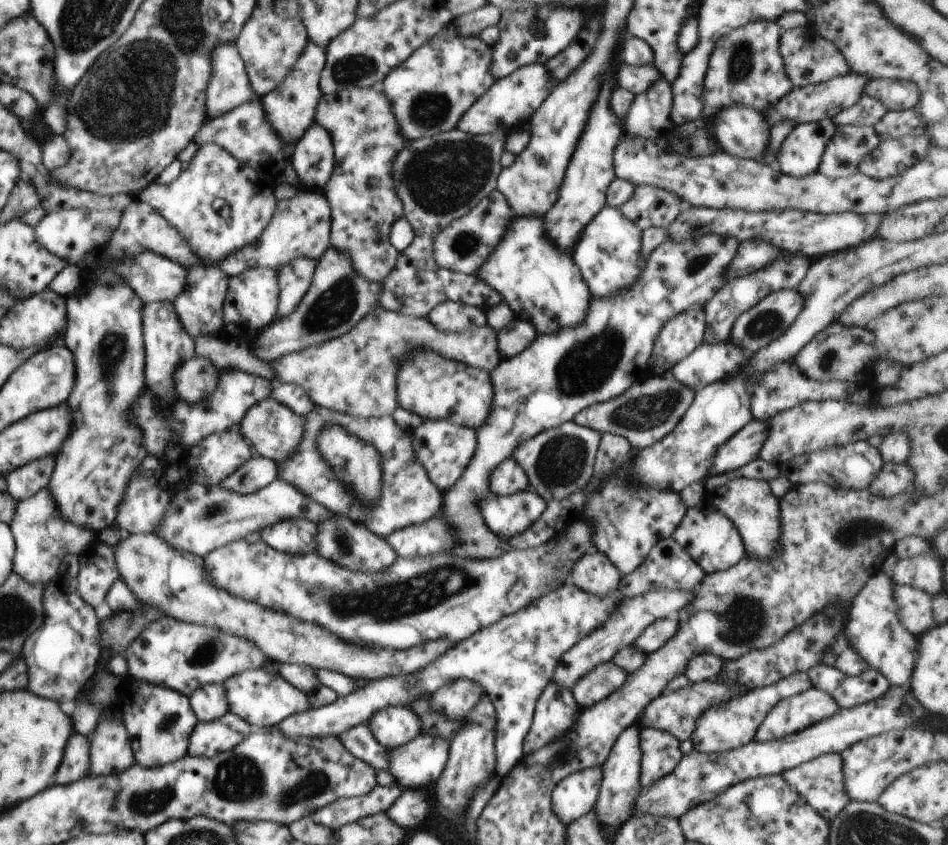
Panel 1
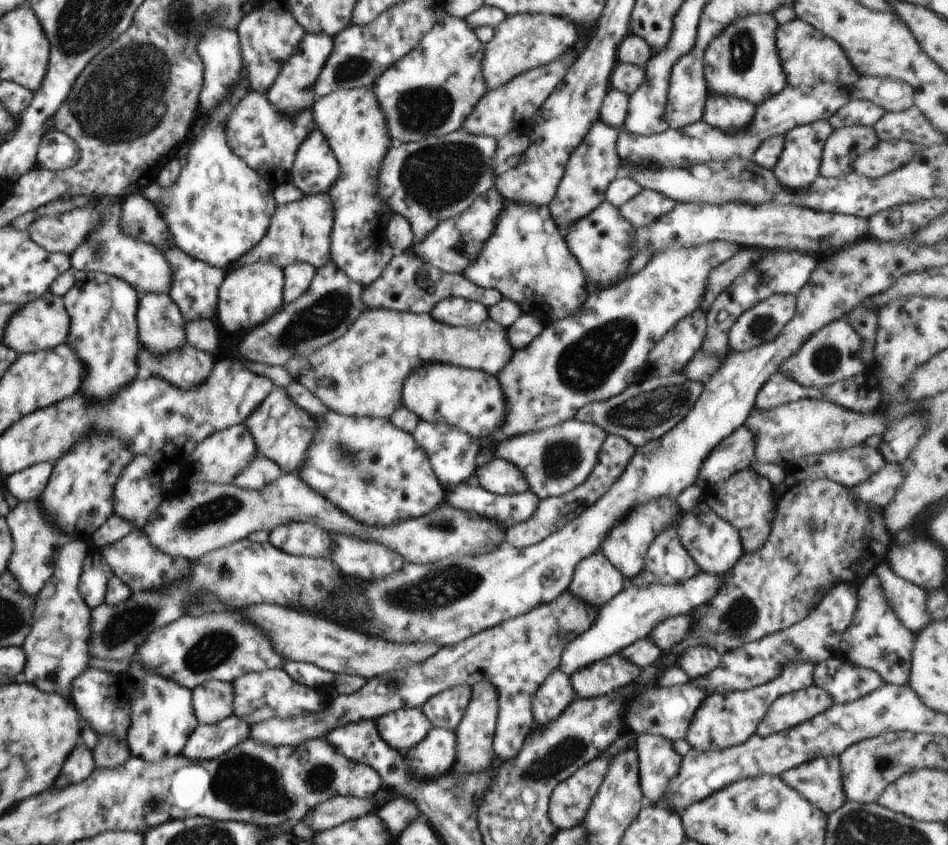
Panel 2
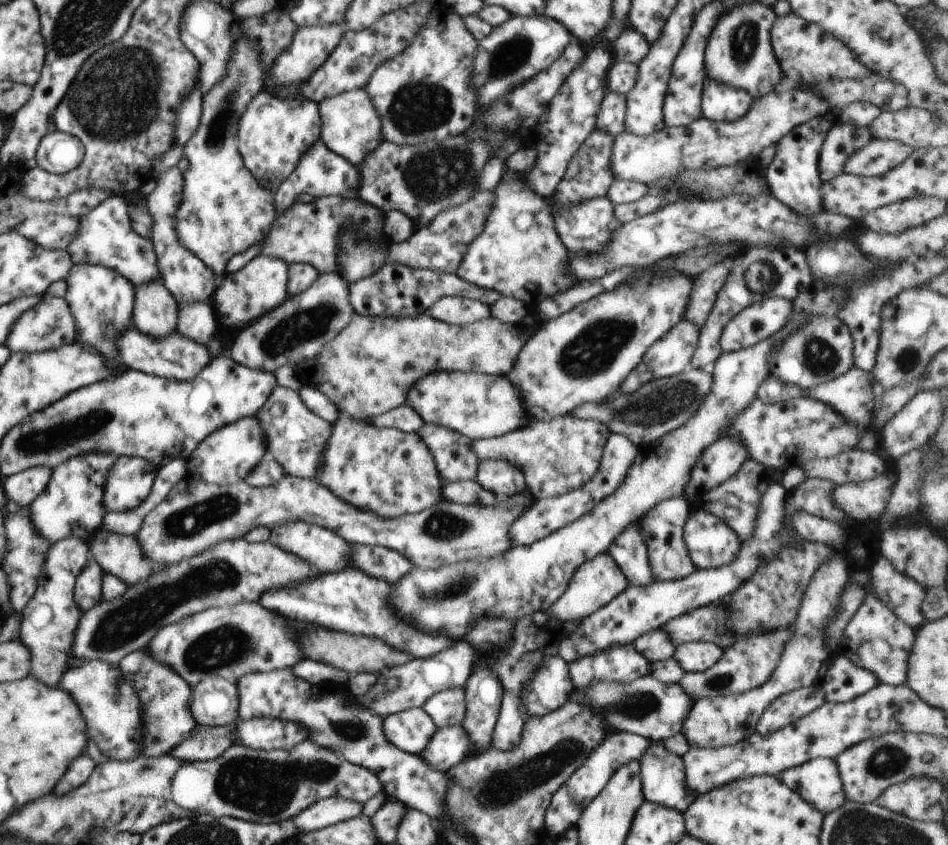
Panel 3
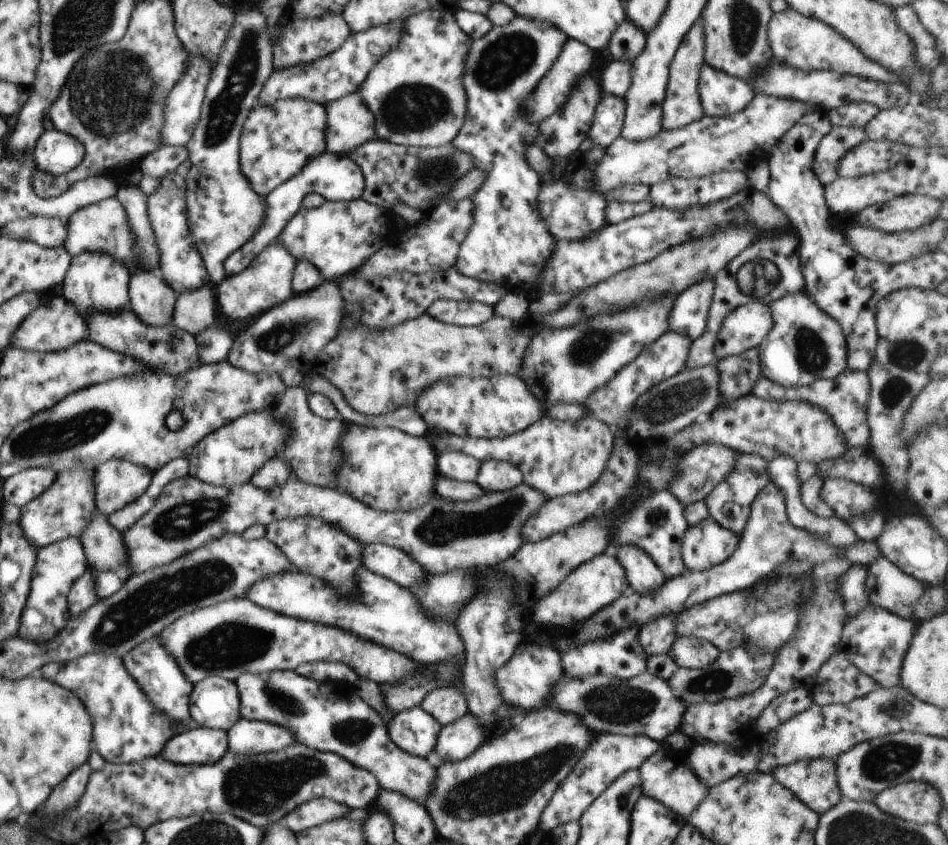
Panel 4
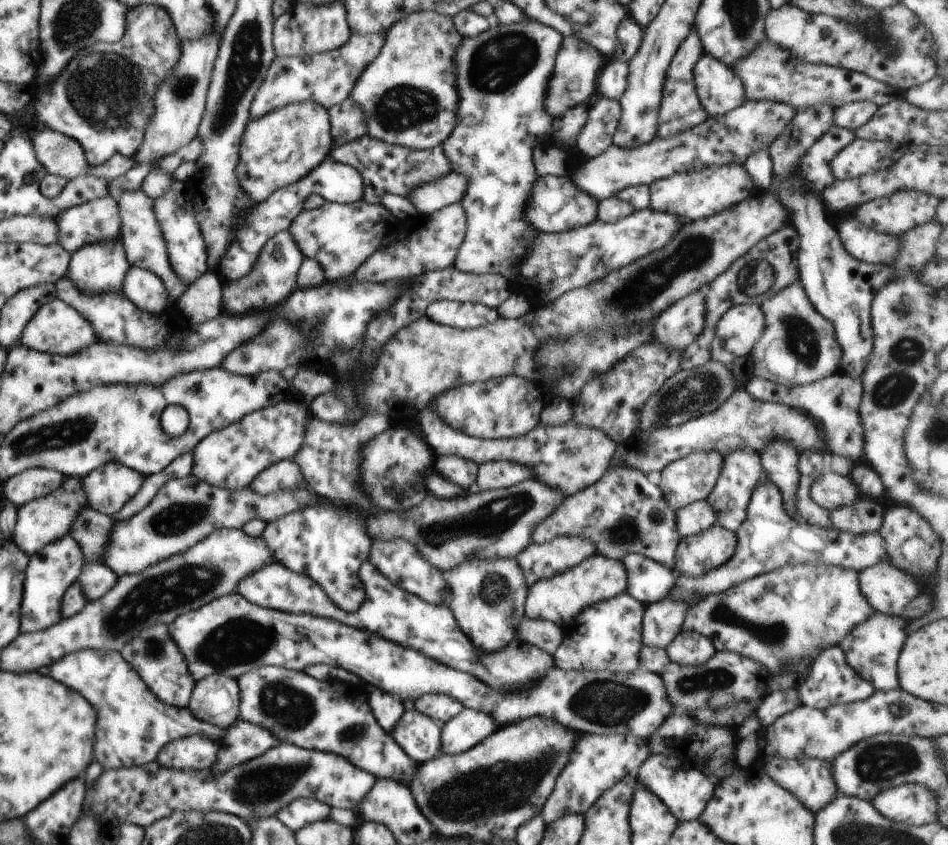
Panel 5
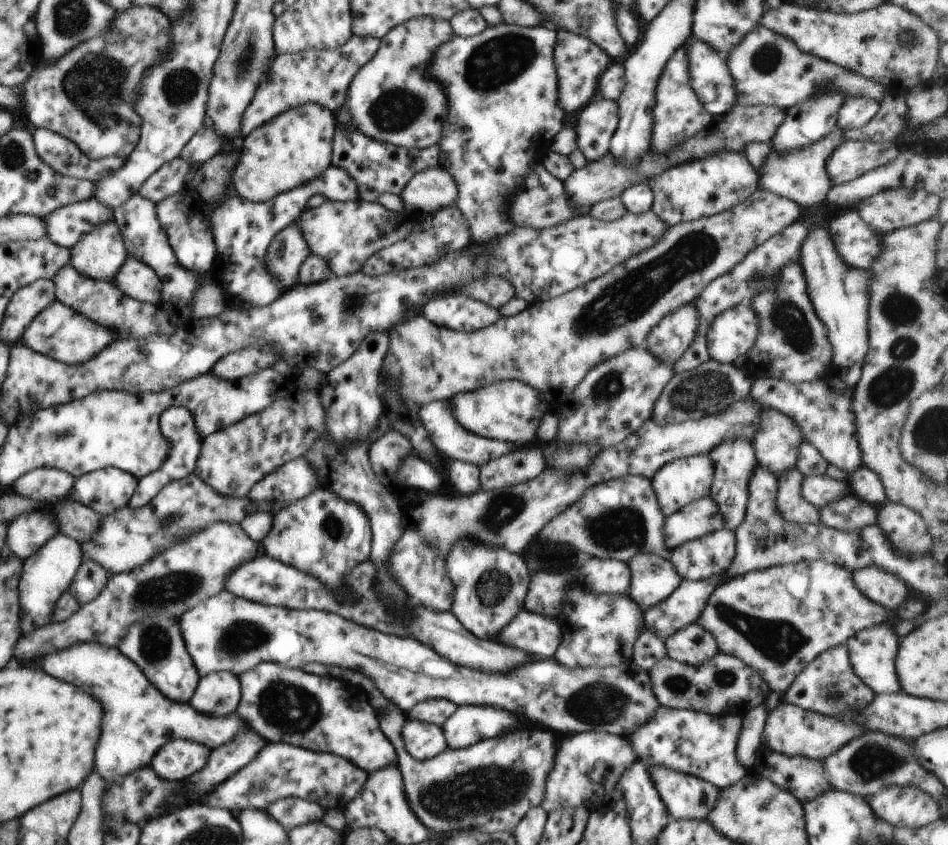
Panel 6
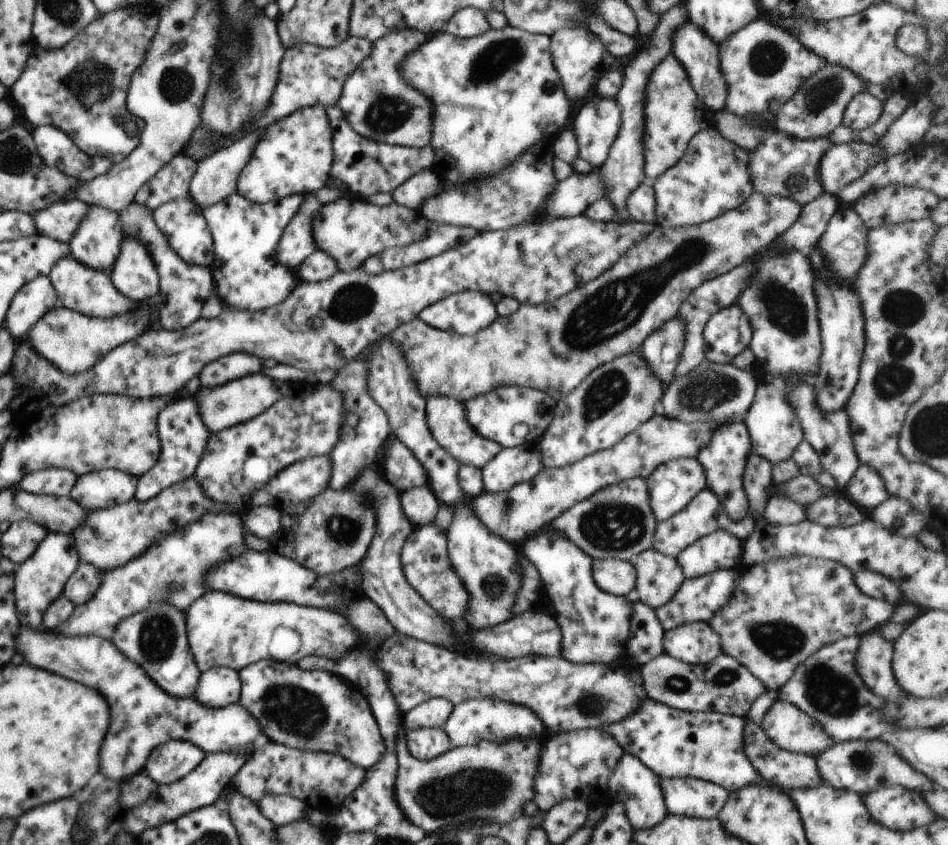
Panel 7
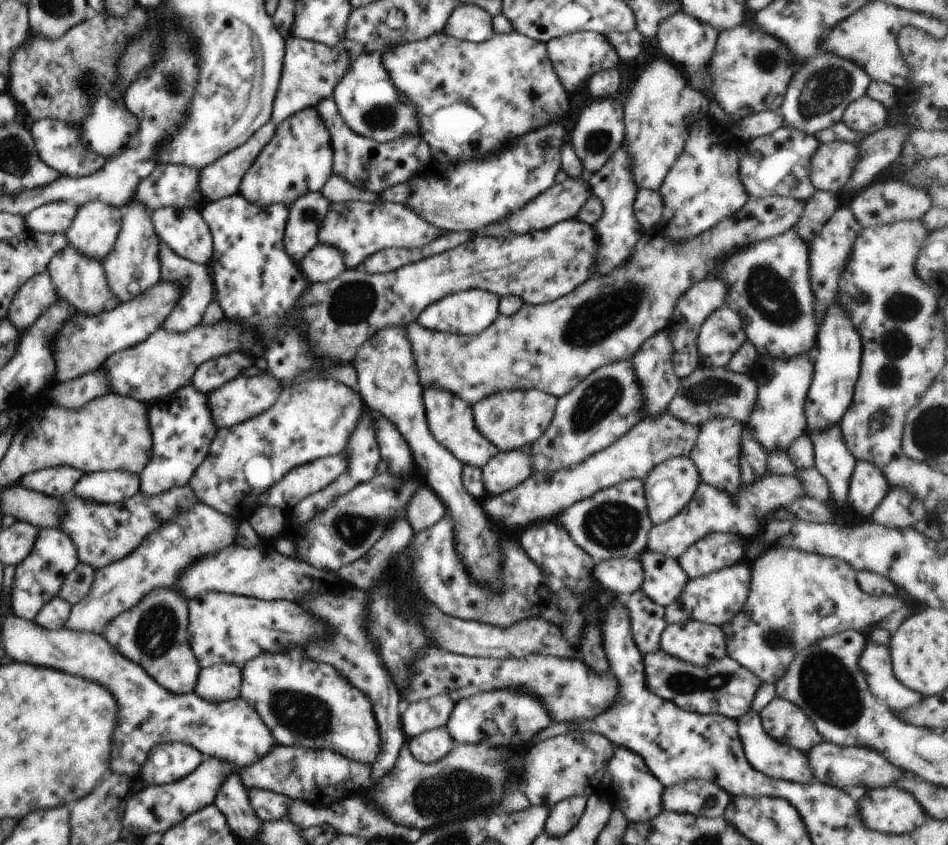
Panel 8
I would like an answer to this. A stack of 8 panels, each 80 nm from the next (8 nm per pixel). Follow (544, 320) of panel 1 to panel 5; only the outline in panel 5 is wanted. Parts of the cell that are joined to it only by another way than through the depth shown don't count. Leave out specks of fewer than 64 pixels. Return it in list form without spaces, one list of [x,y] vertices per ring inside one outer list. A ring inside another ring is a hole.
[[[524,18],[524,20],[520,20],[516,23],[510,23],[509,25],[503,25],[500,22],[493,22],[493,25],[482,34],[472,38],[463,38],[463,41],[460,43],[460,46],[455,52],[455,60],[453,63],[455,64],[455,71],[457,74],[456,86],[457,93],[459,94],[457,123],[452,131],[452,134],[443,142],[442,146],[445,155],[449,158],[449,163],[453,166],[452,172],[469,178],[465,195],[460,201],[467,216],[467,231],[465,234],[465,239],[458,249],[455,263],[453,264],[454,267],[462,272],[472,273],[475,275],[502,275],[508,280],[508,282],[512,283],[514,282],[513,279],[515,278],[515,268],[521,263],[522,260],[524,260],[526,252],[529,252],[528,244],[530,244],[530,242],[532,242],[535,238],[534,234],[536,234],[537,230],[532,230],[532,228],[530,228],[531,224],[526,222],[526,202],[529,202],[528,196],[531,198],[534,183],[539,177],[533,163],[532,150],[534,150],[536,146],[540,146],[544,140],[546,140],[547,145],[549,142],[549,136],[551,136],[551,128],[554,117],[551,117],[547,113],[547,109],[545,108],[545,98],[547,97],[547,88],[549,87],[547,84],[552,76],[555,58],[557,57],[557,52],[560,50],[563,38],[563,34],[560,34],[560,31],[557,31],[555,28],[528,18]]]

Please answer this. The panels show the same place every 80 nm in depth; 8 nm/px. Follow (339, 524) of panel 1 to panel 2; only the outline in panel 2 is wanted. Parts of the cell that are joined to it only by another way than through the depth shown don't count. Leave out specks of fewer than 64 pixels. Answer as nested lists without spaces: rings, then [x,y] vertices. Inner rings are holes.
[[[328,533],[334,544],[332,562],[348,577],[371,581],[401,569],[403,558],[384,544],[374,541],[356,540],[344,533]]]

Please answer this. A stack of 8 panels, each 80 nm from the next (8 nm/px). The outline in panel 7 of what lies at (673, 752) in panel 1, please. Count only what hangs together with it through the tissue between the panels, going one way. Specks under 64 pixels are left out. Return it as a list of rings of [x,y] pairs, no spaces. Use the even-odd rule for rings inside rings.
[[[659,777],[670,815],[716,819],[729,792],[717,784],[694,777]]]

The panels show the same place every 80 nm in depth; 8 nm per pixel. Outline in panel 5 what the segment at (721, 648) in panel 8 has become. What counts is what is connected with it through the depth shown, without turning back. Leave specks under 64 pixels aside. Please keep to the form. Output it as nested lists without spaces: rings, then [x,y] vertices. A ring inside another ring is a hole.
[[[684,631],[678,633],[665,649],[672,663],[697,667],[707,663],[717,651],[708,637]]]

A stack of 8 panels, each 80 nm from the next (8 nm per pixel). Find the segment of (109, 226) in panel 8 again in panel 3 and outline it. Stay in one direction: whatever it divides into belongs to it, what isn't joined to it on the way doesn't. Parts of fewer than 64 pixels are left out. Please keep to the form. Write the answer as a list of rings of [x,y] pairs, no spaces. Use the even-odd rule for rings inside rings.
[[[73,264],[66,276],[65,282],[67,284],[67,290],[63,299],[68,304],[74,320],[76,320],[76,330],[78,330],[75,343],[84,344],[88,348],[94,348],[104,358],[108,358],[112,362],[118,362],[116,338],[130,326],[132,310],[134,310],[134,286],[126,276],[122,276],[116,270],[106,268],[102,264]]]

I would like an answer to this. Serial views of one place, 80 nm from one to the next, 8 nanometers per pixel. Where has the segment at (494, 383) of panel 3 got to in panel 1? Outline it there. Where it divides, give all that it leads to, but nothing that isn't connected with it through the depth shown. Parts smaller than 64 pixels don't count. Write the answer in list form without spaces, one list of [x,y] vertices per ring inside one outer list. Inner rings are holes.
[[[412,351],[399,364],[397,402],[422,420],[446,419],[476,430],[491,414],[492,396],[492,384],[486,370],[476,370],[434,351]]]

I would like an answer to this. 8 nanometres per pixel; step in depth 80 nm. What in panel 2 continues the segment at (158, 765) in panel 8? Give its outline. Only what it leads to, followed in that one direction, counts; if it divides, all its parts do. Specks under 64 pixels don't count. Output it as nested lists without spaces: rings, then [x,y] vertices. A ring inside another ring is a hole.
[[[234,714],[214,724],[198,723],[191,732],[182,760],[214,760],[249,737],[251,726]]]

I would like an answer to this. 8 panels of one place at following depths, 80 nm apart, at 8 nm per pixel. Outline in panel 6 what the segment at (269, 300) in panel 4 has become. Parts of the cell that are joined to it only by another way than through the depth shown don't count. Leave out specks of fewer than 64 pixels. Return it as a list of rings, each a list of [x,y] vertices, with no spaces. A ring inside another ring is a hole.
[[[294,222],[272,239],[263,262],[279,286],[290,288],[299,283],[300,265],[310,254],[302,231],[297,222]]]

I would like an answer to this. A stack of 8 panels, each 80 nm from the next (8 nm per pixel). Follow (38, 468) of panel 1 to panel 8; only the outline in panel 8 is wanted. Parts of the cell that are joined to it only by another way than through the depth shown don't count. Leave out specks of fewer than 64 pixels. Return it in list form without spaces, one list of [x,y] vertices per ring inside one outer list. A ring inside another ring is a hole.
[[[71,466],[48,467],[24,475],[20,484],[27,489],[66,500],[73,495],[74,485],[83,474]]]

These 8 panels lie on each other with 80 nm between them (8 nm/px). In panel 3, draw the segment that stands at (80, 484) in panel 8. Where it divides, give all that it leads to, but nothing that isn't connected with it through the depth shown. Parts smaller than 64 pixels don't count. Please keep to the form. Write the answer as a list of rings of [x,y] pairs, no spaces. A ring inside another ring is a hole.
[[[120,456],[106,474],[104,506],[107,512],[132,510],[146,500],[159,468],[144,458]]]

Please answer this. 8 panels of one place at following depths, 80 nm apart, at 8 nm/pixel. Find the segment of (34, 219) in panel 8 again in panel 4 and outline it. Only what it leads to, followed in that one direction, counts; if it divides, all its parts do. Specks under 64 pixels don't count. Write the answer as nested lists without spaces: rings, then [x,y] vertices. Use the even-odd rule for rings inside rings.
[[[115,197],[77,211],[67,221],[67,232],[63,248],[71,258],[78,257],[83,253],[99,253],[119,261],[129,272],[132,272],[132,275],[144,272],[143,265],[134,248],[137,242],[136,236],[129,224],[126,210]]]

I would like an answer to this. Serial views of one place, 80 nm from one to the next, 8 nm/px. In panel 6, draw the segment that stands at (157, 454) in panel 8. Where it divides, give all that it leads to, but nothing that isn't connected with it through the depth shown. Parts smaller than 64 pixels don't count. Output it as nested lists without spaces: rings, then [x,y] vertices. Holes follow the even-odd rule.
[[[184,406],[166,408],[160,415],[159,427],[164,438],[171,444],[171,451],[164,464],[157,471],[139,478],[136,492],[130,497],[127,504],[130,508],[142,508],[160,492],[163,486],[166,486],[169,482],[186,478],[186,476],[195,472],[196,461],[200,456],[202,438],[197,435],[191,412],[186,410]]]

